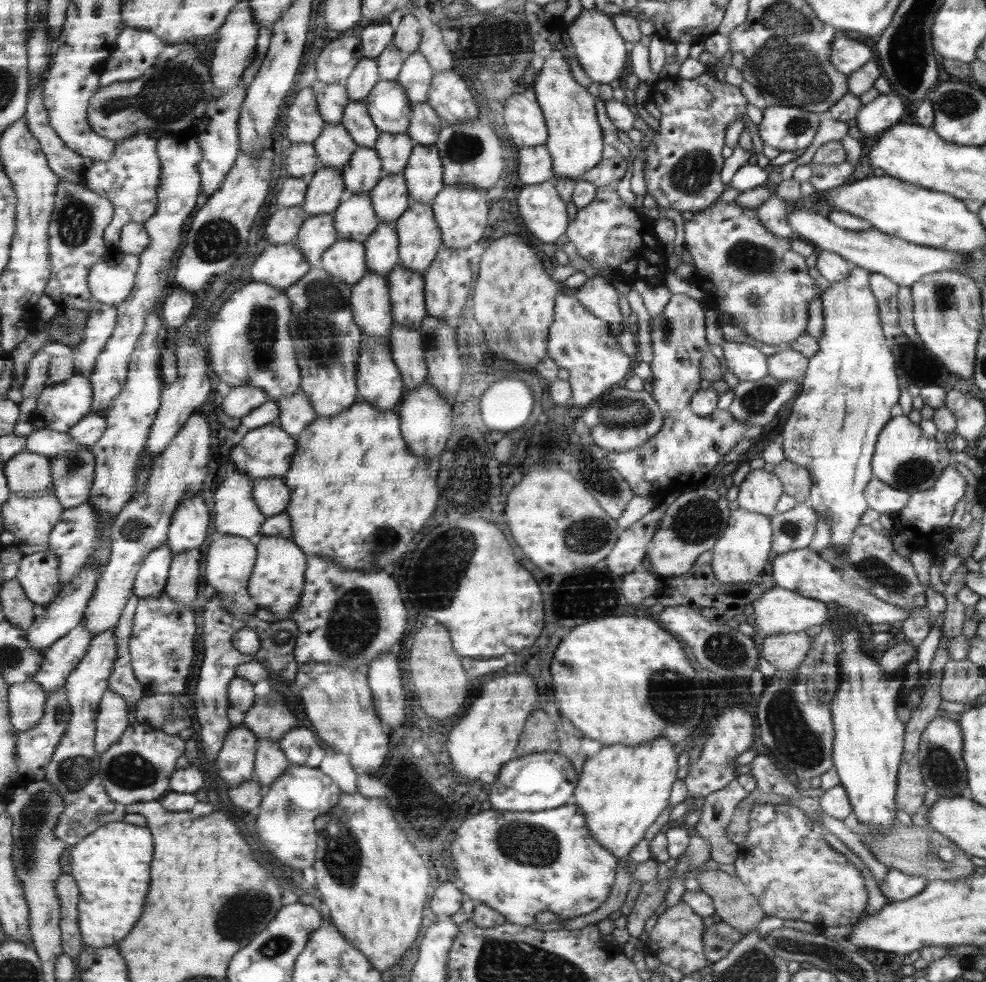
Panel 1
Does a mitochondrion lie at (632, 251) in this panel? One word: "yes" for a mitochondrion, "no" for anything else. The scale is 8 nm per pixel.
no

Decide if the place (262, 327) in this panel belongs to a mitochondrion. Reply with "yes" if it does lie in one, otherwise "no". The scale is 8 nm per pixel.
yes

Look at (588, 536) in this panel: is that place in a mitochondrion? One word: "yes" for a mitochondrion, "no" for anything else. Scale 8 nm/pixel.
yes

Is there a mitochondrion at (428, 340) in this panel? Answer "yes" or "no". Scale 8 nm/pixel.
no

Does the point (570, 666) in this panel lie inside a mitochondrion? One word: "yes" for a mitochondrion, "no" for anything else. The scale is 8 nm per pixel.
yes

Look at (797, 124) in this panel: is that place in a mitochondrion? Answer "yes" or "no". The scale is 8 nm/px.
yes

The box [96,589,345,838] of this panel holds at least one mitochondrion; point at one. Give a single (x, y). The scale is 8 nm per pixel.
(130, 770)

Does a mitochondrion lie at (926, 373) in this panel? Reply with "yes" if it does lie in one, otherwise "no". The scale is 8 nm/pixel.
no

